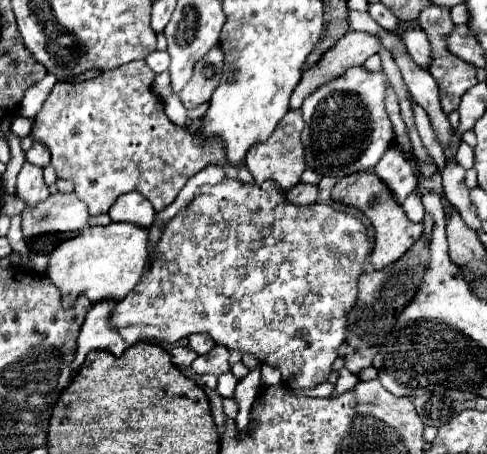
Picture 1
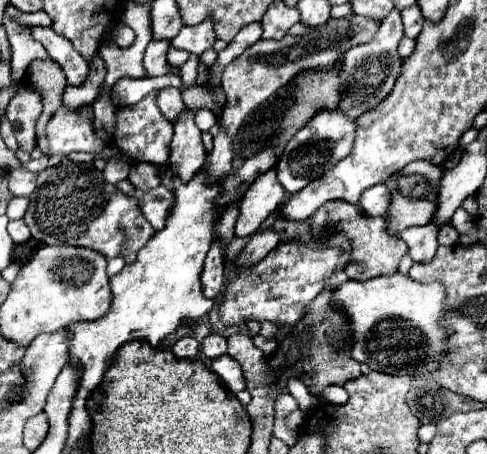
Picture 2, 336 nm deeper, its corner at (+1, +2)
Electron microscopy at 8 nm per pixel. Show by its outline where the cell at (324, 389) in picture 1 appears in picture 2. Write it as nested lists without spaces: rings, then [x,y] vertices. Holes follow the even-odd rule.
[[[222,355],[212,361],[212,371],[228,385],[230,391],[238,393],[246,389],[246,379],[242,375],[242,367],[230,355]]]

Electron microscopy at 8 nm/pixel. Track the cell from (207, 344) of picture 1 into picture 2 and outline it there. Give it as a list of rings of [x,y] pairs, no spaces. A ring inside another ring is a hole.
[[[208,335],[204,341],[202,341],[202,353],[208,357],[208,359],[214,359],[214,357],[222,357],[226,353],[226,337],[222,335]]]

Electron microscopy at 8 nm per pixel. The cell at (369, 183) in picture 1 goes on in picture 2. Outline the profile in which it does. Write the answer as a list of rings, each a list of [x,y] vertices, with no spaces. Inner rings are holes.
[[[328,201],[312,215],[312,239],[318,241],[318,239],[334,235],[338,231],[344,231],[352,245],[352,255],[344,269],[350,279],[366,281],[366,279],[380,277],[380,275],[394,275],[398,271],[398,261],[408,251],[406,243],[400,237],[392,237],[386,233],[384,219],[362,217],[362,213],[358,213],[358,207],[350,205],[346,201]]]

